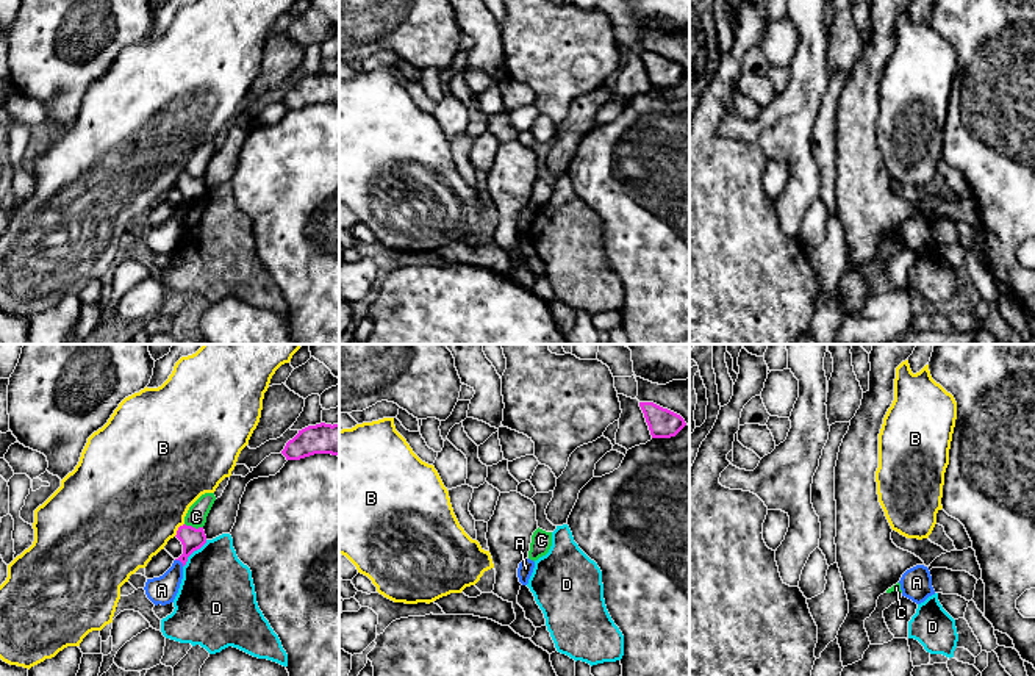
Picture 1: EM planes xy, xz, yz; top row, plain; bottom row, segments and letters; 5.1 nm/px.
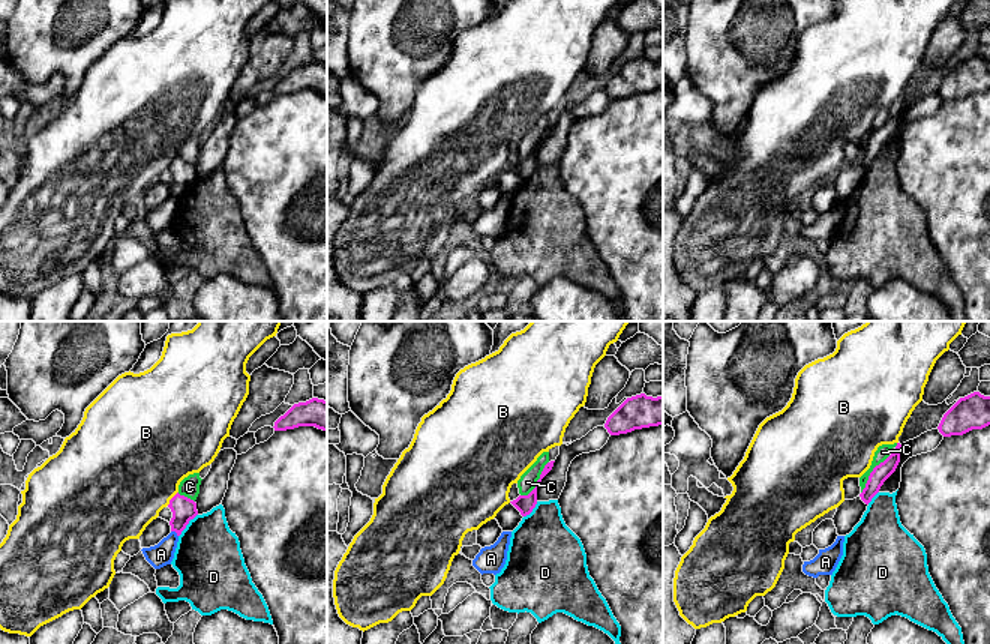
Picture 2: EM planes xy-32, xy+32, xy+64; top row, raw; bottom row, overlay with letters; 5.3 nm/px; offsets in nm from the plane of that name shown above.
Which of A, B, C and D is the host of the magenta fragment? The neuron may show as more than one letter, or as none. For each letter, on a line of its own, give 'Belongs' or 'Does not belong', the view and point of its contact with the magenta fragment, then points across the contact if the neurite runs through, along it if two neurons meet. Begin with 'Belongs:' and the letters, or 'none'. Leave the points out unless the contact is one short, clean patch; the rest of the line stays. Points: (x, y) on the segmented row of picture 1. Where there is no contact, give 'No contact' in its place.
Belongs: A
A: Belongs. Touches magenta at xy (180, 560). Path across: xy (193, 539), (180, 560), (171, 581), (161, 590)
B: Does not belong. Touches magenta at xy (179, 529)
C: Does not belong. Touches magenta at xy (194, 528)
D: Does not belong. Touches magenta at xy (193, 551)

